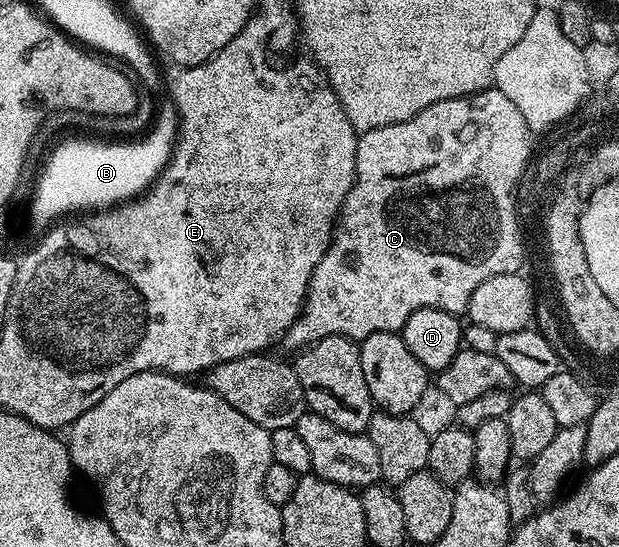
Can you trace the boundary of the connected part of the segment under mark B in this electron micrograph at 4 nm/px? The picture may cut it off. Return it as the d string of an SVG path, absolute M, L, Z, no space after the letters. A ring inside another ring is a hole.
M161 104L157 108L153 125L141 137L123 141L97 141L84 137L70 137L61 140L58 143L61 144L53 149L34 191L30 205L31 227L38 231L37 233L42 233L61 217L73 213L109 209L113 205L121 204L142 194L149 185L155 182L167 165L179 133L179 117L175 106L167 104L164 106Z

